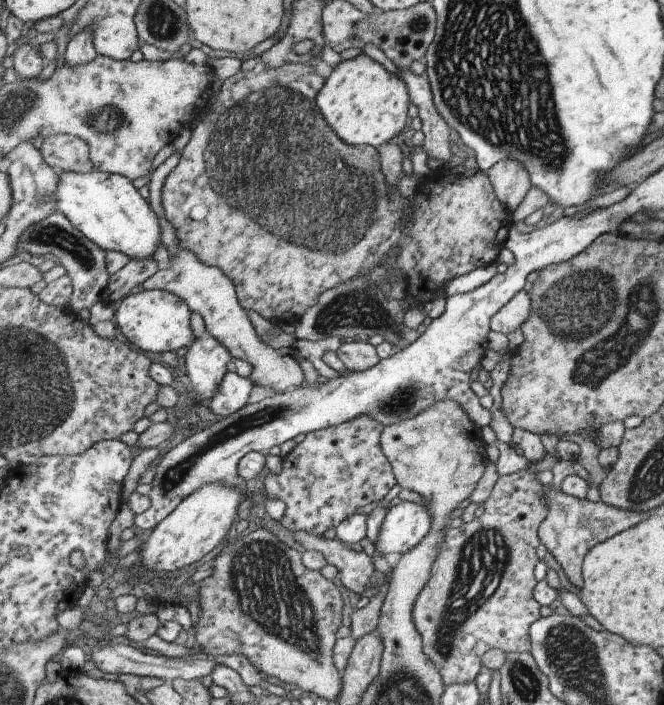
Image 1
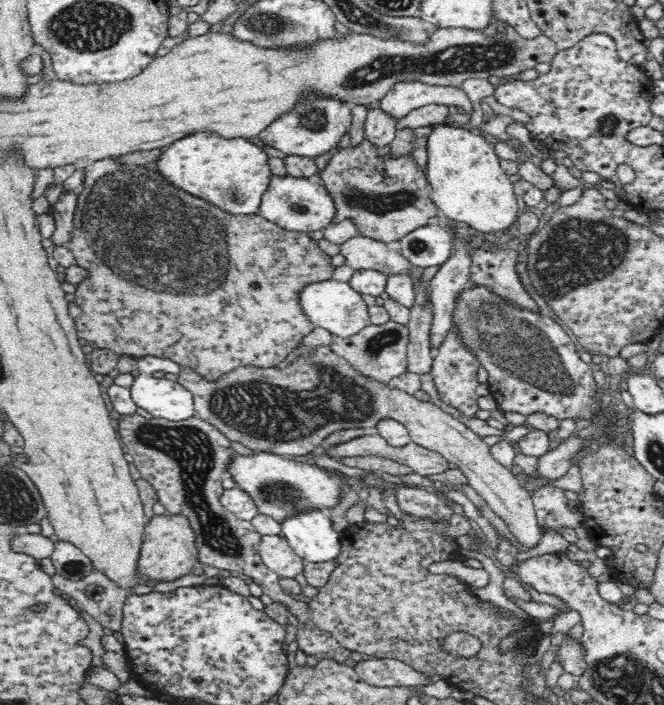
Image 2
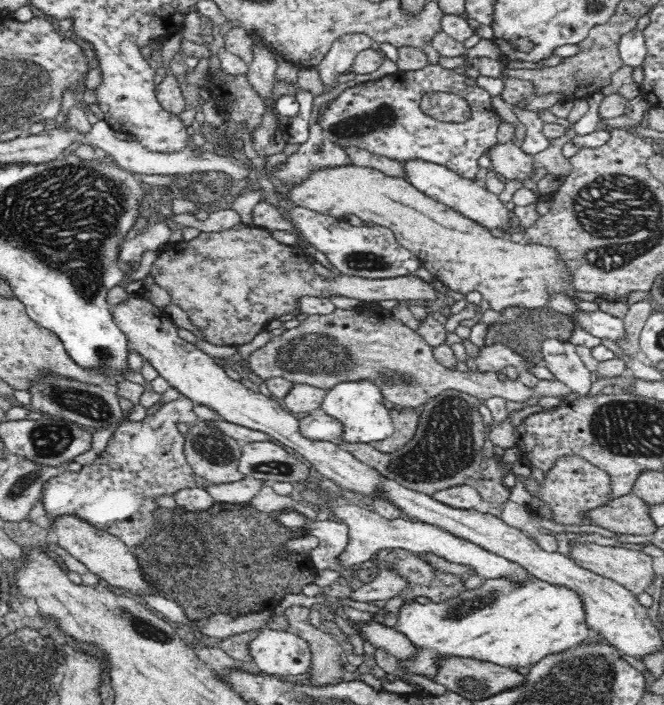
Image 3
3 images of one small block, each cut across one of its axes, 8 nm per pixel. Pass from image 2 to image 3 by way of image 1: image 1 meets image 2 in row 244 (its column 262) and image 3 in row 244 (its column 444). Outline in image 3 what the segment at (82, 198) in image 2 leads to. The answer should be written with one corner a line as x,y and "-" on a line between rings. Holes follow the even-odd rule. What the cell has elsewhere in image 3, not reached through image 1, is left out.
242,222
234,224
224,232
200,233
194,240
183,241
175,238
160,251
151,267
151,280
164,288
171,296
171,306
180,306
192,324
205,334
205,340
216,346
233,346
250,342
256,334
273,319
286,318
289,312
296,310
300,296
328,297
341,294
348,298
357,298
366,305
382,300
423,300
435,301
439,292
431,282
410,274
394,278
369,279
341,274
324,279
316,273
314,266
306,261
305,252
296,245
284,245
276,242
266,228
255,228

